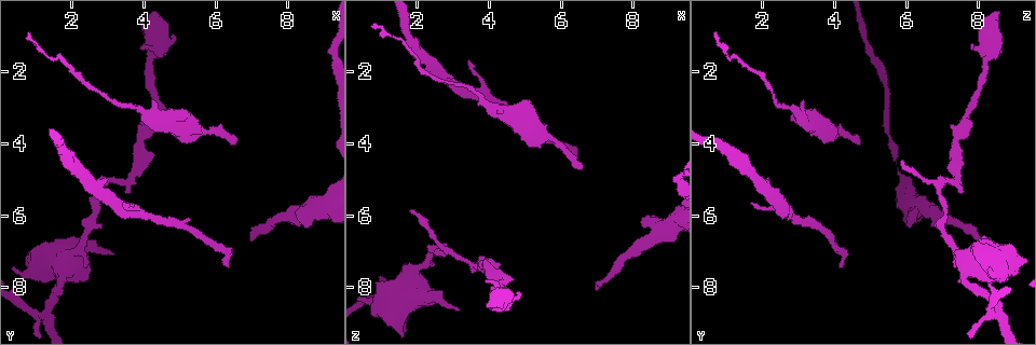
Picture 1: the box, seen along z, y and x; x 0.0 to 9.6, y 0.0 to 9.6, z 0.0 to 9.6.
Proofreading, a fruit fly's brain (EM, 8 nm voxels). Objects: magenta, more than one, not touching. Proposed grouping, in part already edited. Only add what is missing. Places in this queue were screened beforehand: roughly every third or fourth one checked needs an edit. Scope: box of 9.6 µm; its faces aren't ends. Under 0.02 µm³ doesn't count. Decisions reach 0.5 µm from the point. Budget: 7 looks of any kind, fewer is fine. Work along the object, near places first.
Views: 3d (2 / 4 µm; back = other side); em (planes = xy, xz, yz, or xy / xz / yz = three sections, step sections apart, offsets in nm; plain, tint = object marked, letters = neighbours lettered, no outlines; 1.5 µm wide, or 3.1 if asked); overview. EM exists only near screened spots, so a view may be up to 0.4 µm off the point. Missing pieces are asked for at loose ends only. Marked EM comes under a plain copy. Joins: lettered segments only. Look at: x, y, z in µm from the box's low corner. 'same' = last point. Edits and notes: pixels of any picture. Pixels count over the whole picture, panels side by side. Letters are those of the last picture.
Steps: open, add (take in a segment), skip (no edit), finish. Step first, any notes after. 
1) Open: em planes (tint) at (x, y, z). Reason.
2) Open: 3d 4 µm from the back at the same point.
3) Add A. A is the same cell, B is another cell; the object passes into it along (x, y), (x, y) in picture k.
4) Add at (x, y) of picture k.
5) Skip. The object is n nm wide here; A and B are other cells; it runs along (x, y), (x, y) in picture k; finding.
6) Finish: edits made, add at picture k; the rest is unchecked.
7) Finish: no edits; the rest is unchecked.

Open: 3d 2 µm at (3.10, 7.10, 8.60). Free end.

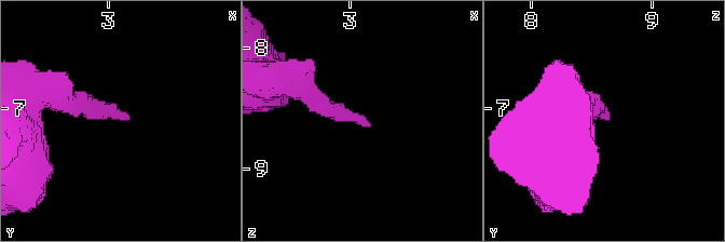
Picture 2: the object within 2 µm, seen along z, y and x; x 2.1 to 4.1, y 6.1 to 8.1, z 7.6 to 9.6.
Open: em planes (letters) at (3.16, 7.06, 8.68).

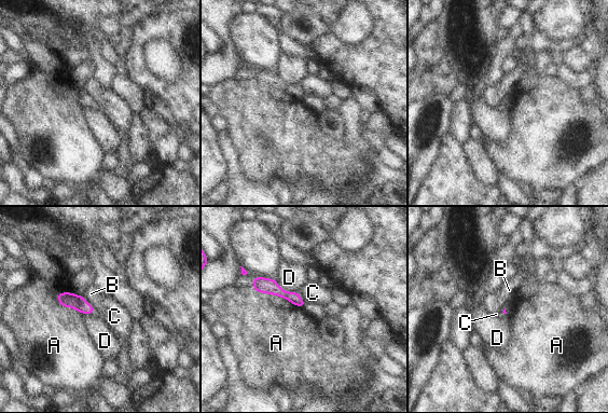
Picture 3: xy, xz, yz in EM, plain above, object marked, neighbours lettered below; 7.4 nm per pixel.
Skip. A, B, C and D are other cells; a border runs along (258, 290), (278, 294), (303, 306) in picture 3; no lettered segment goes on from it.

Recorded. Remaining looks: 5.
Open: 3d 4 µm at (0.85, 7.10, 7.95). An open end.

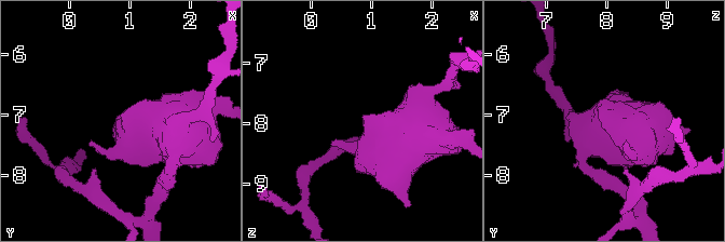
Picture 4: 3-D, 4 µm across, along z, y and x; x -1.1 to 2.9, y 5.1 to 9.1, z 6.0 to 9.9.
Open: em planes (letters) at (0.85, 7.20, 7.90). Shape alone is not enough.

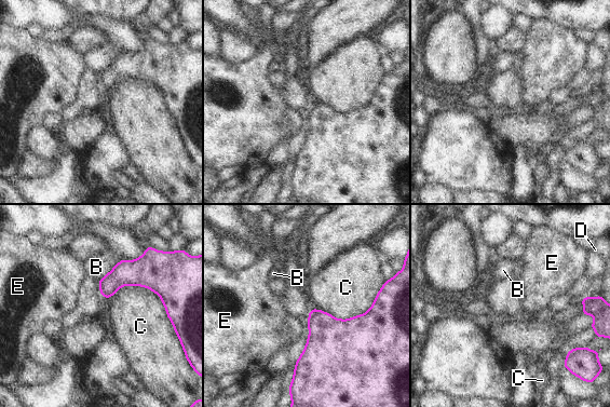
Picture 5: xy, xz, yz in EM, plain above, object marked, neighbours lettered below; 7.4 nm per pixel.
Skip. B, C, D and E are other cells; a border runs along (104, 297), (147, 286), (173, 325) in picture 5; no lettered segment goes on from it.

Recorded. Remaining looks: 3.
Open: em planes (letters) at (0.75, 0.95, 0.65).

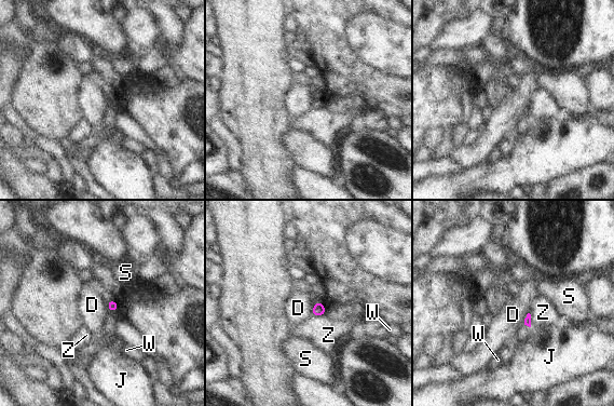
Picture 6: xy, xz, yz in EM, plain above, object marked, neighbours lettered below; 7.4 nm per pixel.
Skip. D, J, S, W and Z are other cells; a border runs along (529, 312), (523, 324) in picture 6; none of them fits.

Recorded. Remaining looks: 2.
Finish: no edits; the rest is unchecked.

